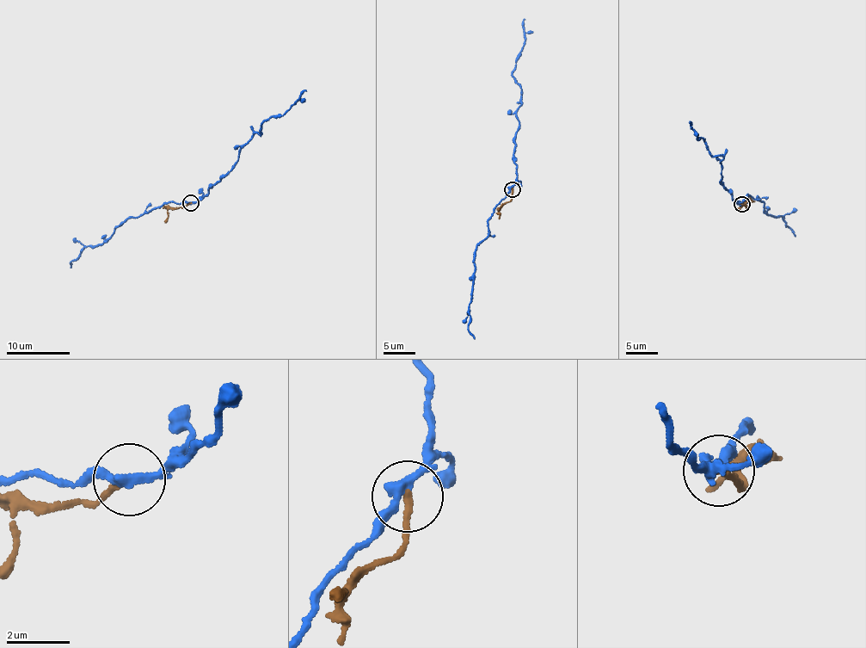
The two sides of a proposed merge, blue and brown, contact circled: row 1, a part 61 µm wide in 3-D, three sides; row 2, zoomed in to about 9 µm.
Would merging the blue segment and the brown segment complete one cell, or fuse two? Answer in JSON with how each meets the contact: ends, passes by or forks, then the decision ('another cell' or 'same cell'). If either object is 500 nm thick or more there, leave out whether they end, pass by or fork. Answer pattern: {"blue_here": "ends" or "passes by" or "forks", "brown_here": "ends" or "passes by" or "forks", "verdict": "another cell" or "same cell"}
{"blue_here": "passes by", "brown_here": "ends", "verdict": "another cell"}

